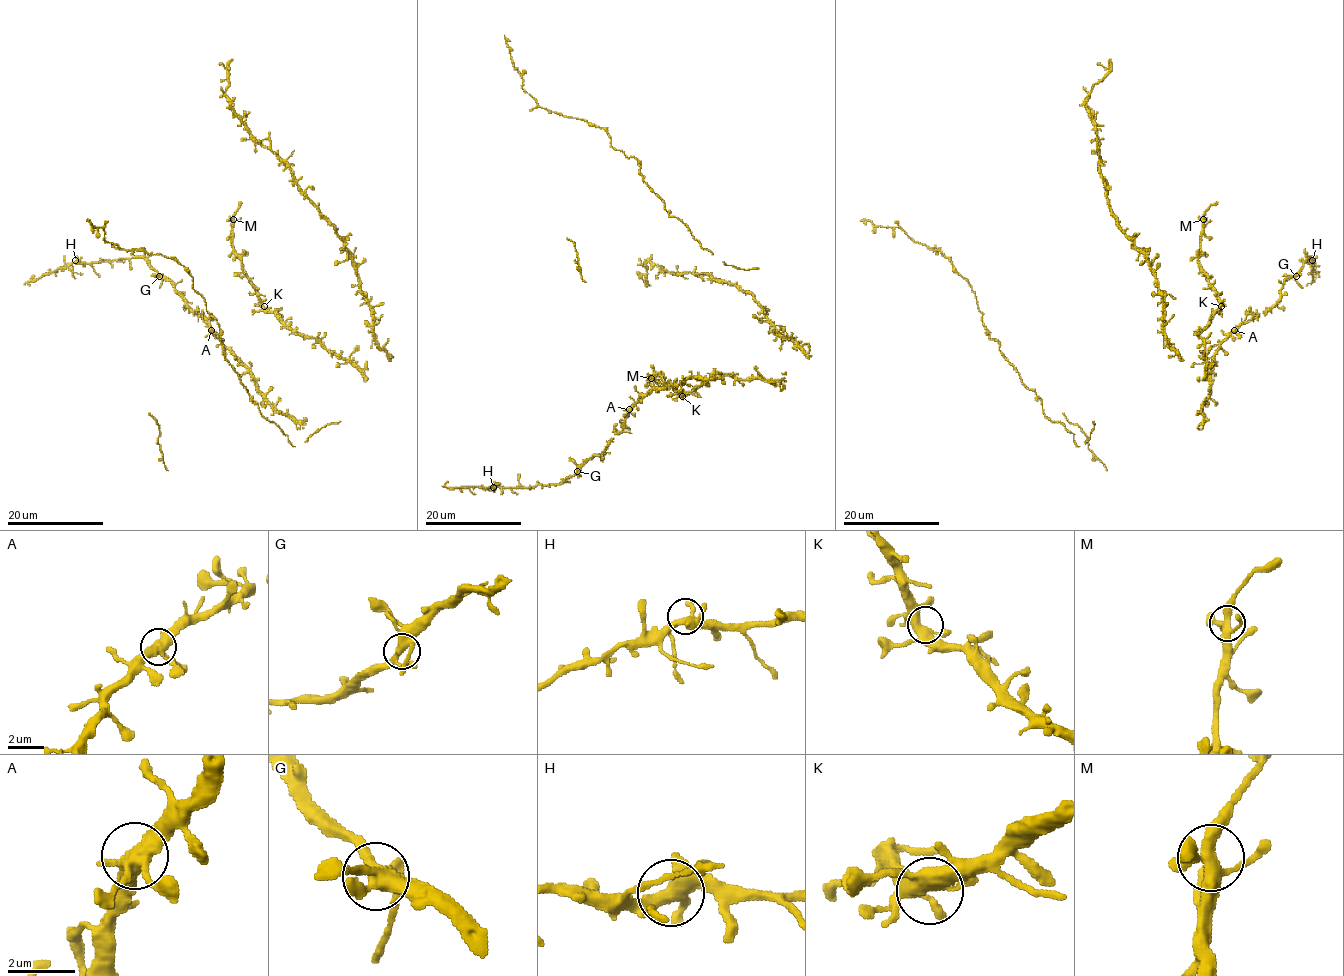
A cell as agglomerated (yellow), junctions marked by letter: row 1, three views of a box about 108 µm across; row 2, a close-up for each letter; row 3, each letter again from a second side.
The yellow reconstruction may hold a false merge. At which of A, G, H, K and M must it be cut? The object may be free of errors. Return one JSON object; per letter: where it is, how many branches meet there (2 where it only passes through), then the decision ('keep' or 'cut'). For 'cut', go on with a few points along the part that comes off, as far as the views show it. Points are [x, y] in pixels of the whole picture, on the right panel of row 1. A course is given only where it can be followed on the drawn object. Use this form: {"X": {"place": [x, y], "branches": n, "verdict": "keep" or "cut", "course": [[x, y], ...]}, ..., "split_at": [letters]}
{"A": {"place": [1234, 330], "branches": 5, "verdict": "keep"}, "G": {"place": [1296, 276], "branches": 5, "verdict": "keep"}, "H": {"place": [1312, 260], "branches": 5, "verdict": "keep"}, "K": {"place": [1221, 306], "branches": 4, "verdict": "keep"}, "M": {"place": [1203, 219], "branches": 5, "verdict": "keep"}, "split_at": []}

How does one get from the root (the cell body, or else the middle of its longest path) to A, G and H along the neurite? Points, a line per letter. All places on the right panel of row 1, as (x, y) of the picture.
A: (1215, 362), (1220, 344), (1234, 330)
G: (1215, 362), (1218, 347), (1242, 324), (1269, 309), (1280, 297), (1282, 284), (1296, 276)
H: (1215, 362), (1218, 347), (1242, 324), (1269, 309), (1280, 297), (1282, 284), (1308, 258), (1312, 260)

